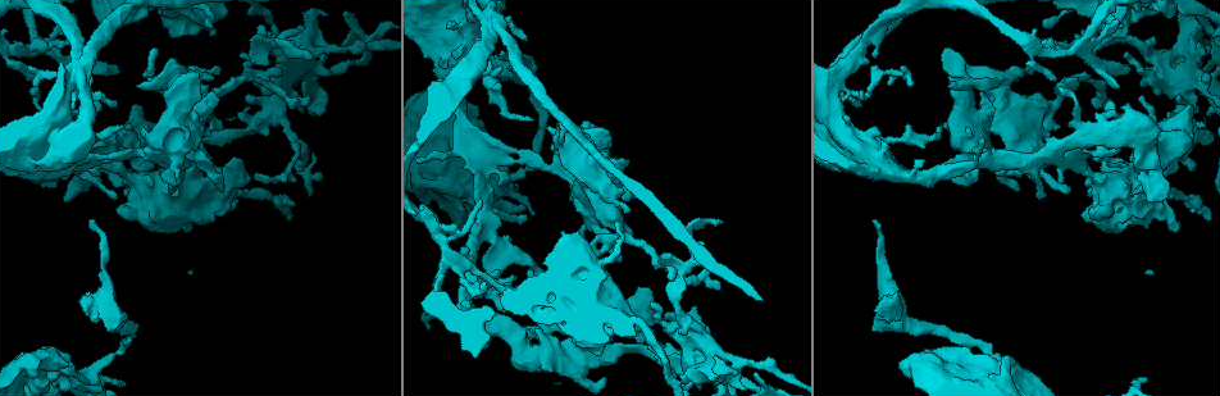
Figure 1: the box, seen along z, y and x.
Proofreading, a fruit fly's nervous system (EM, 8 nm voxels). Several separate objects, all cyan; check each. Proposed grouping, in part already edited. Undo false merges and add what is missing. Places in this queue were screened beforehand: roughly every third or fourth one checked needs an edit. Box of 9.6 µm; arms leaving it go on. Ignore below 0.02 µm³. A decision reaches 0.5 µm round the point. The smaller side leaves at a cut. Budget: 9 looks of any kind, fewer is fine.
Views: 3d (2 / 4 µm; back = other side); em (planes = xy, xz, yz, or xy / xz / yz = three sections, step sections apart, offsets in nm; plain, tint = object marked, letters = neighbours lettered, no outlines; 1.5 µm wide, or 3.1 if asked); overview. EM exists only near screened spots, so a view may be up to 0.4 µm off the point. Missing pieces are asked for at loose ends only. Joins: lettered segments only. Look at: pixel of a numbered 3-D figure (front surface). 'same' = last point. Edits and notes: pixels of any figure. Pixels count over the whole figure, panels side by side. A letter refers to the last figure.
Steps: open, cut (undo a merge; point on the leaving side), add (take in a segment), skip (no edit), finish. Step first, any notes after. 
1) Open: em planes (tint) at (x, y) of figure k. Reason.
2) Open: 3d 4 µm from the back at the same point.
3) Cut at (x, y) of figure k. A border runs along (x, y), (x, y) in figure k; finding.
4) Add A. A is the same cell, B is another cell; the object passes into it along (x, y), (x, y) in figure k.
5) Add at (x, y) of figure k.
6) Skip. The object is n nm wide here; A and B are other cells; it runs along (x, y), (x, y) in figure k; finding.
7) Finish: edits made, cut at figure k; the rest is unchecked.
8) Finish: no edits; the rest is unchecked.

Open: 3d 2 µm at (193, 163) of figure 1. Touches itself.

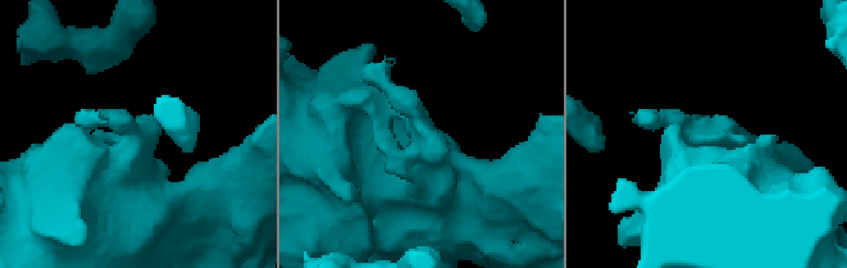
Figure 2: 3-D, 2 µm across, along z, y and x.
Open: em planes (letters) at (418, 106) of figure 2.

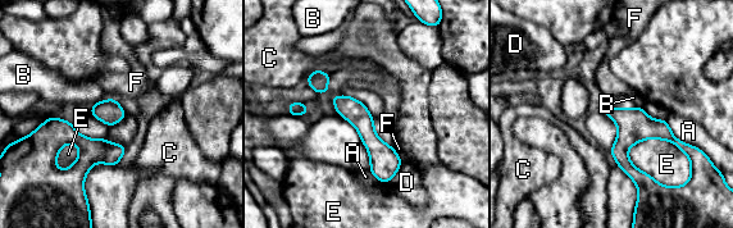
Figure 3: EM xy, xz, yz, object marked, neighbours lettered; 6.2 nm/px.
Skip. The object is 150 nm wide here; A, B, C, D, E and F are other cells; a border runs along (109, 97), (91, 105) in figure 3; all the same neuron.

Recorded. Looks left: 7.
Open: 3d 2 µm from the back at (1122, 27) of figure 1. Closes a loop.

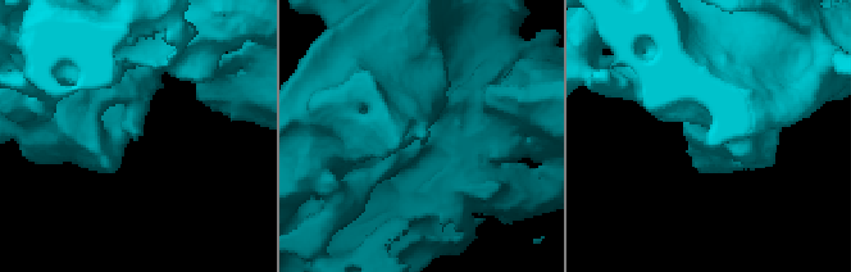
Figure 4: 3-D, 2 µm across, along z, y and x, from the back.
Open: em yz step 8 (plain) at (421, 129) of figure 4. Now the EM.

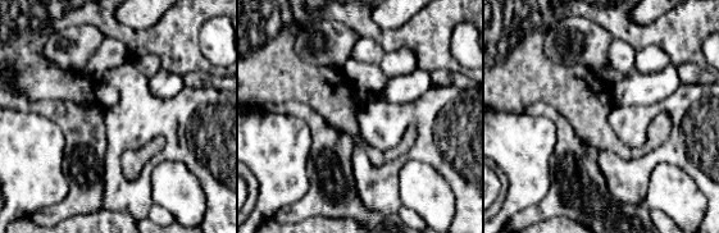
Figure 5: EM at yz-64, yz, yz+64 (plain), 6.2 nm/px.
Open: em yz step 8 (letters) at the same point. What lies round it.

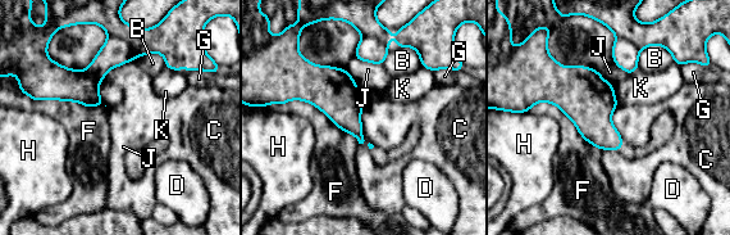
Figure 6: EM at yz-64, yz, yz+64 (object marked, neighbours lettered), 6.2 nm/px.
Skip. The longest contact is with F, 550 nm; B, C, D, F, G, H, J and K are other cells; a border runs along (361, 105), (361, 134), (365, 140) in figure 6; continuous, no second neuron.

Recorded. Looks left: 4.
Open: em planes (letters) at (177, 181) of figure 1. An open end.

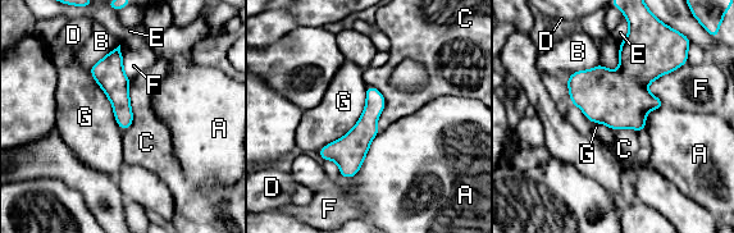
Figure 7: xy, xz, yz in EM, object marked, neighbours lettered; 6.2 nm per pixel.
Skip. A, B, C, D, E, F and G are other cells; a border runs along (366, 86), (359, 120), (317, 151) in figure 7; none of them fits.

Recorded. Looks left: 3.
Open: em xy step 4 (tint) at (913, 328) of figure 1. Calibre changes.

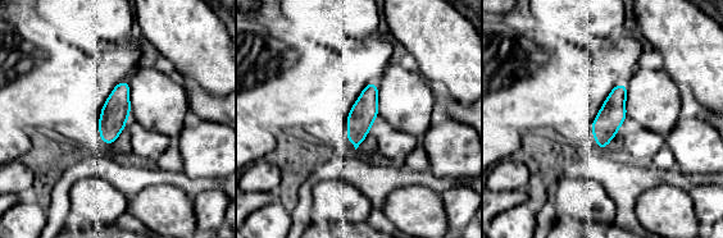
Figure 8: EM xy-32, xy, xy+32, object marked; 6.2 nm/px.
Open: em planes (letters) at the same point.

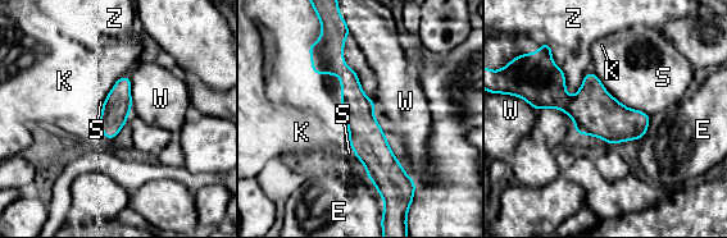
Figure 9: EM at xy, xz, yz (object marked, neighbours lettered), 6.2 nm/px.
Skip. E, K, S, W and Z are other cells; a border runs along (614, 97), (649, 117) in figure 9; continuous, no second neuron.

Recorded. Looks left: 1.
Finish: no edits; the rest is unchecked.

